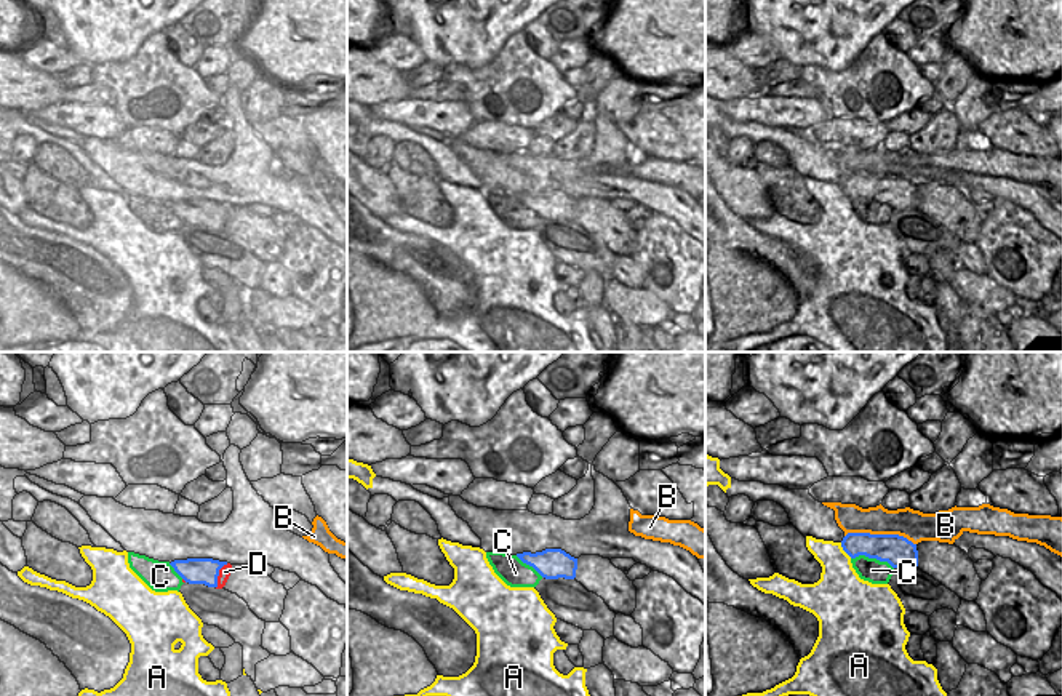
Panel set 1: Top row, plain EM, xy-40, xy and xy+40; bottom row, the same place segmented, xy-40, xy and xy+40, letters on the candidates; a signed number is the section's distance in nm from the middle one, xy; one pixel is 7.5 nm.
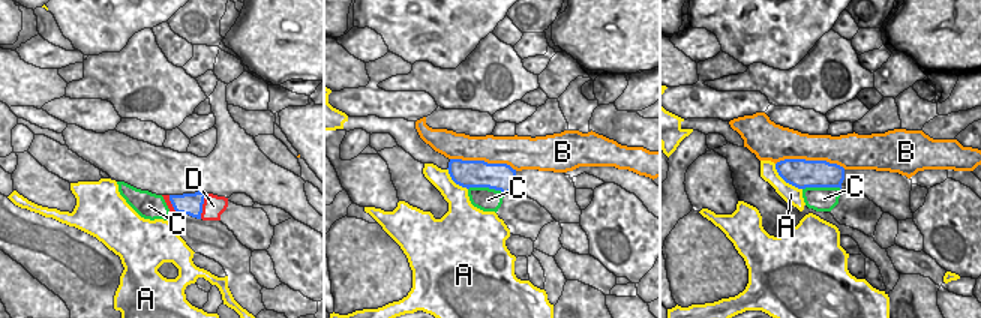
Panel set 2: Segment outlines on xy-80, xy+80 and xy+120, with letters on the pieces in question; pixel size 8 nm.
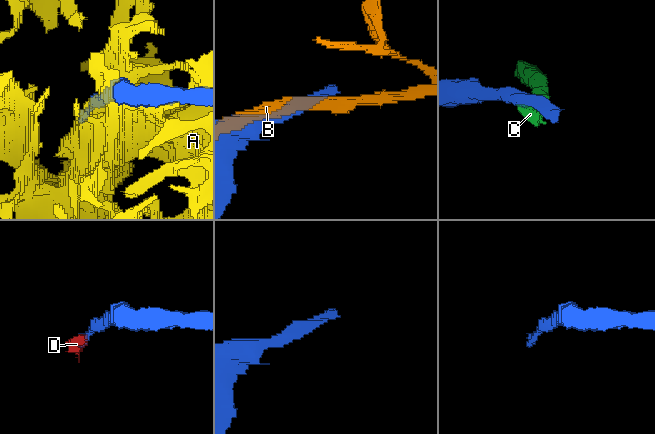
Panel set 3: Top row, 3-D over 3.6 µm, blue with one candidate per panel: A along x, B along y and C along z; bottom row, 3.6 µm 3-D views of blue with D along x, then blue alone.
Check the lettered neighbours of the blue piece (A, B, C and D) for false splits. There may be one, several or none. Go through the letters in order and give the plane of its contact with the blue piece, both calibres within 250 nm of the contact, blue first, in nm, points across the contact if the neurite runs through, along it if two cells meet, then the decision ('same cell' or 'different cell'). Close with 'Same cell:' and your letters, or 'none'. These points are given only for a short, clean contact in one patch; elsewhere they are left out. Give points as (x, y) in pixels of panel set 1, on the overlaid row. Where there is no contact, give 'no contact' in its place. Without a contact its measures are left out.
A: xy+40 | 190/300 nm | different cell
B: xy+40 | 240/220 nm | different cell
C: xy+40 | 240/180 nm | different cell
D: xy-40 | 190/90 nm | along xy-40 (227, 564), (219, 570), (216, 588) | different cell
Same cell: none

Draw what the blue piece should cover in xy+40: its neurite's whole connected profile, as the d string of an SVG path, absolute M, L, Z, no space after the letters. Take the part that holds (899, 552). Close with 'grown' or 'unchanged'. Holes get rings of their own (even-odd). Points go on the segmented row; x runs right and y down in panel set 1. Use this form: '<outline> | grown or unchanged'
M848 533L841 547L851 558L865 555L892 568L918 566L916 544L899 534Z | unchanged

